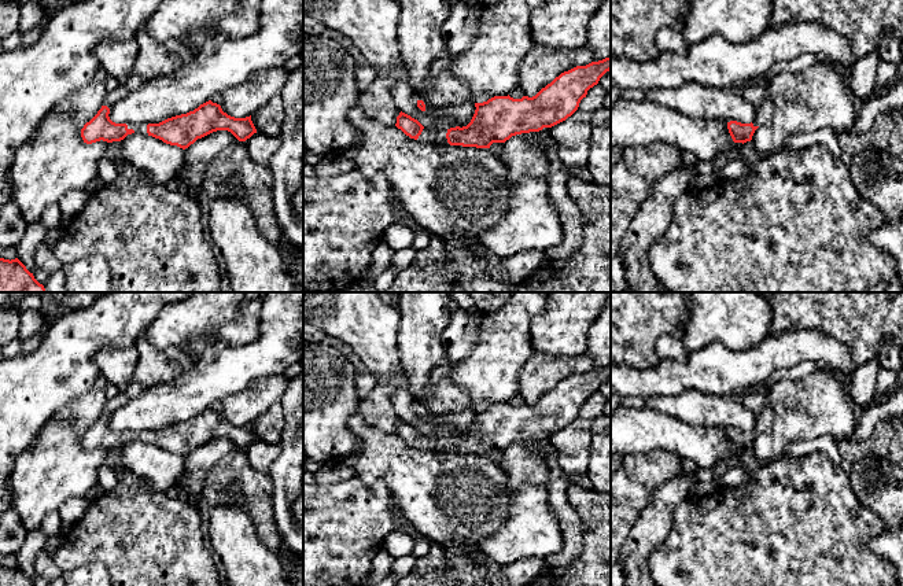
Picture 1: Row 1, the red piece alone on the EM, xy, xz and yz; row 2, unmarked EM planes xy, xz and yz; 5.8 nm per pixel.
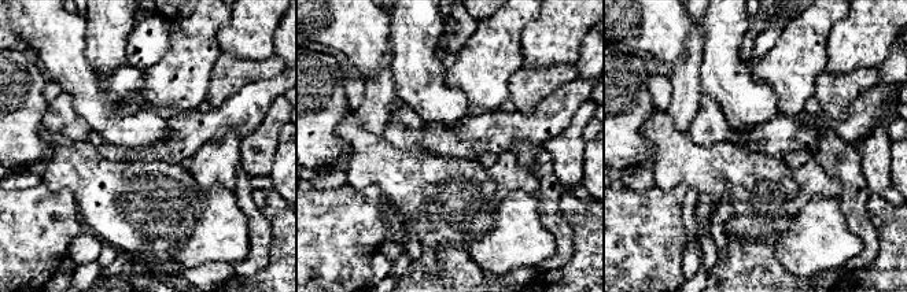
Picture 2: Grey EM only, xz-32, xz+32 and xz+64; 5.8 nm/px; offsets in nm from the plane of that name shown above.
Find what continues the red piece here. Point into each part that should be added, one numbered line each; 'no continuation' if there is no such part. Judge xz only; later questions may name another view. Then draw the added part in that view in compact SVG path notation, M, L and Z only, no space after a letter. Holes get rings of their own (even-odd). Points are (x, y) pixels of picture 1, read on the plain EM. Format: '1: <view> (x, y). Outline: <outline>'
1: xz (430, 442). Outline: M424 435L417 449L421 449L424 452L447 453L449 450L446 446L446 441L447 441L447 436Z

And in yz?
1: yz (758, 402). Outline: M762 390L741 397L741 402L747 409L749 409L755 417L753 434L760 434L770 430L774 421L774 412L769 405L767 391Z

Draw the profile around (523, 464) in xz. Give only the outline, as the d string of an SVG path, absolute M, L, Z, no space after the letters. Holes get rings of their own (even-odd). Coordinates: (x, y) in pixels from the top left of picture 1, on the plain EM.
M550 435L535 439L534 446L526 441L512 443L504 450L498 465L508 476L509 487L519 487L523 483L545 484L549 478L546 457L552 447Z

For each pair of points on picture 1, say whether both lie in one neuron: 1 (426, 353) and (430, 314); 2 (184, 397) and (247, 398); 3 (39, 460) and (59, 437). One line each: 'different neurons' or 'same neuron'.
1: same neuron
2: different neurons
3: same neuron

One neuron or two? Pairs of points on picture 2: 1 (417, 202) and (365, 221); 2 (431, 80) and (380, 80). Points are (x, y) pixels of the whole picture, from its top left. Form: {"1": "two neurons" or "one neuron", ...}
{"1": "two neurons", "2": "two neurons"}

